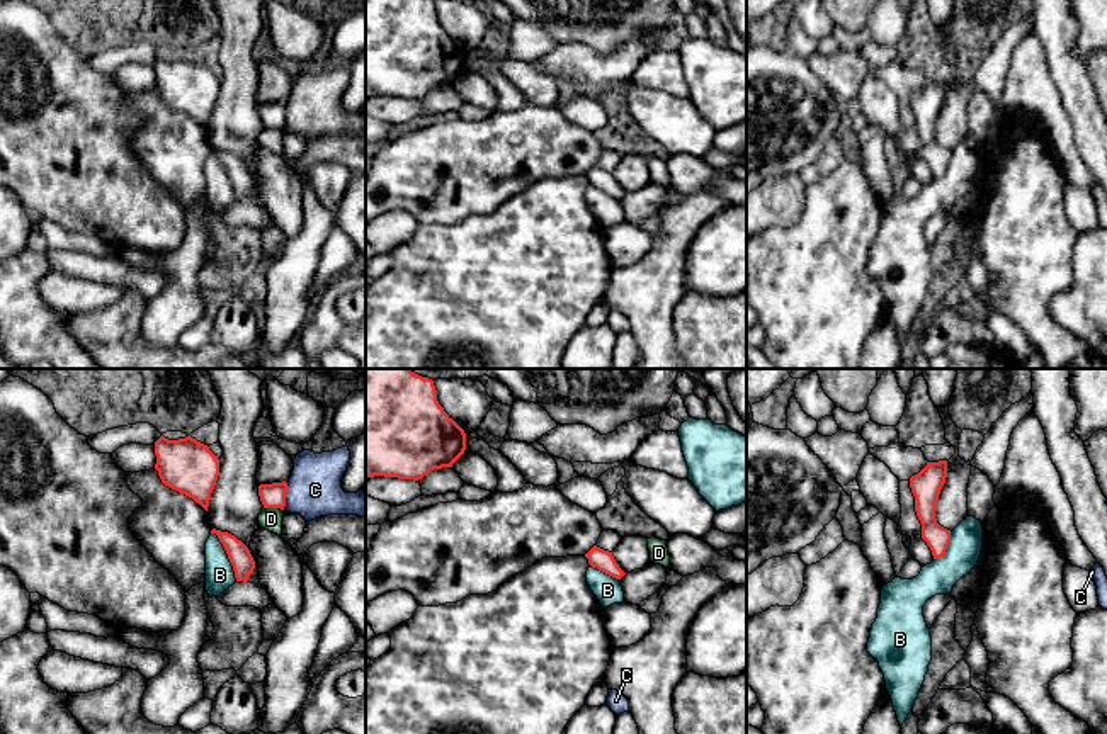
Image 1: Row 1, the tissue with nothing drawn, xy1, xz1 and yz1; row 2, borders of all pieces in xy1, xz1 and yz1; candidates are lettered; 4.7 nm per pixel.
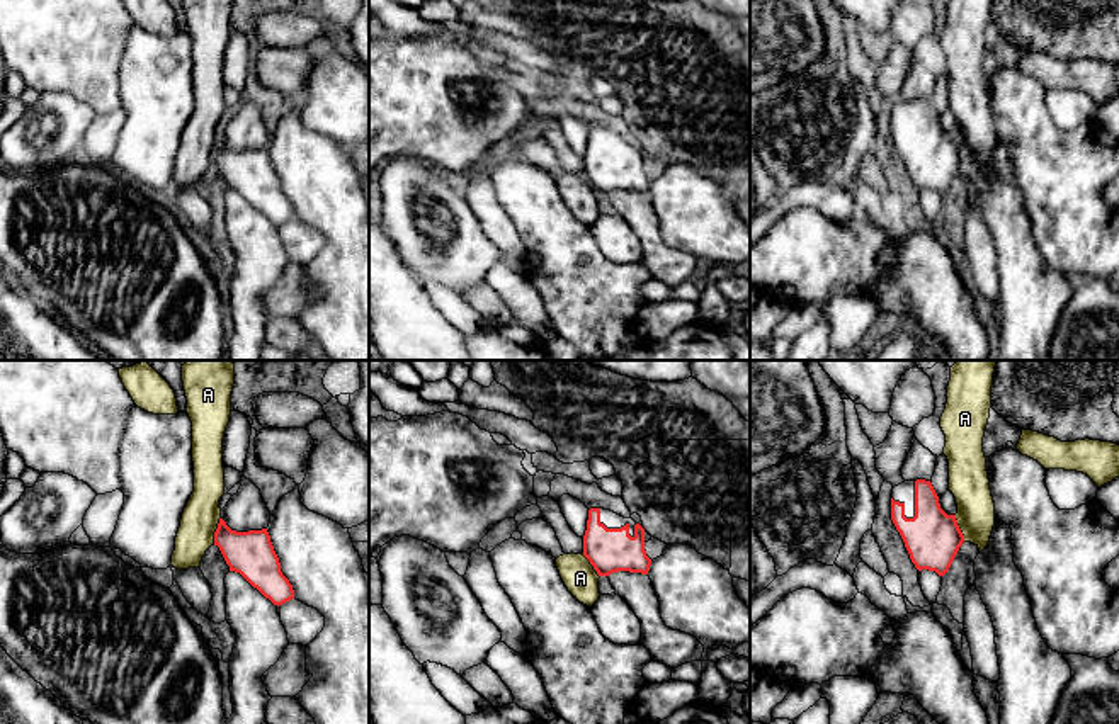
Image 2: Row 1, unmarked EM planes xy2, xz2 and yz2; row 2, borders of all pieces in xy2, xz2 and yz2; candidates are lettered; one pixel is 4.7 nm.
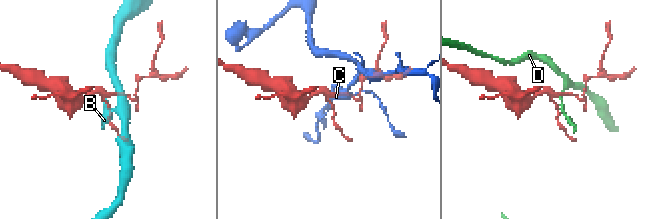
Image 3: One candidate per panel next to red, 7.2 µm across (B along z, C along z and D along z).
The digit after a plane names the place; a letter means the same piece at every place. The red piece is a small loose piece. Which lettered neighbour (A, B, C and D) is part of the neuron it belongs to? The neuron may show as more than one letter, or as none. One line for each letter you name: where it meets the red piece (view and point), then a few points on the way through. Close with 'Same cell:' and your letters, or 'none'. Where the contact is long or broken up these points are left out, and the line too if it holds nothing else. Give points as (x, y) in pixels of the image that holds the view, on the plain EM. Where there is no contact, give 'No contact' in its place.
Same cell: none

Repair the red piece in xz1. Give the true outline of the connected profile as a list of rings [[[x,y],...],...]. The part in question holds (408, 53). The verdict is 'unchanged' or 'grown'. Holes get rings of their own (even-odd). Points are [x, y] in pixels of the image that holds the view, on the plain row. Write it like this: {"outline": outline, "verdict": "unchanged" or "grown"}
{"outline": [[[366,0],[366,95],[418,100],[434,88],[452,87],[466,70],[464,49],[437,20],[434,0]]], "verdict": "unchanged"}

